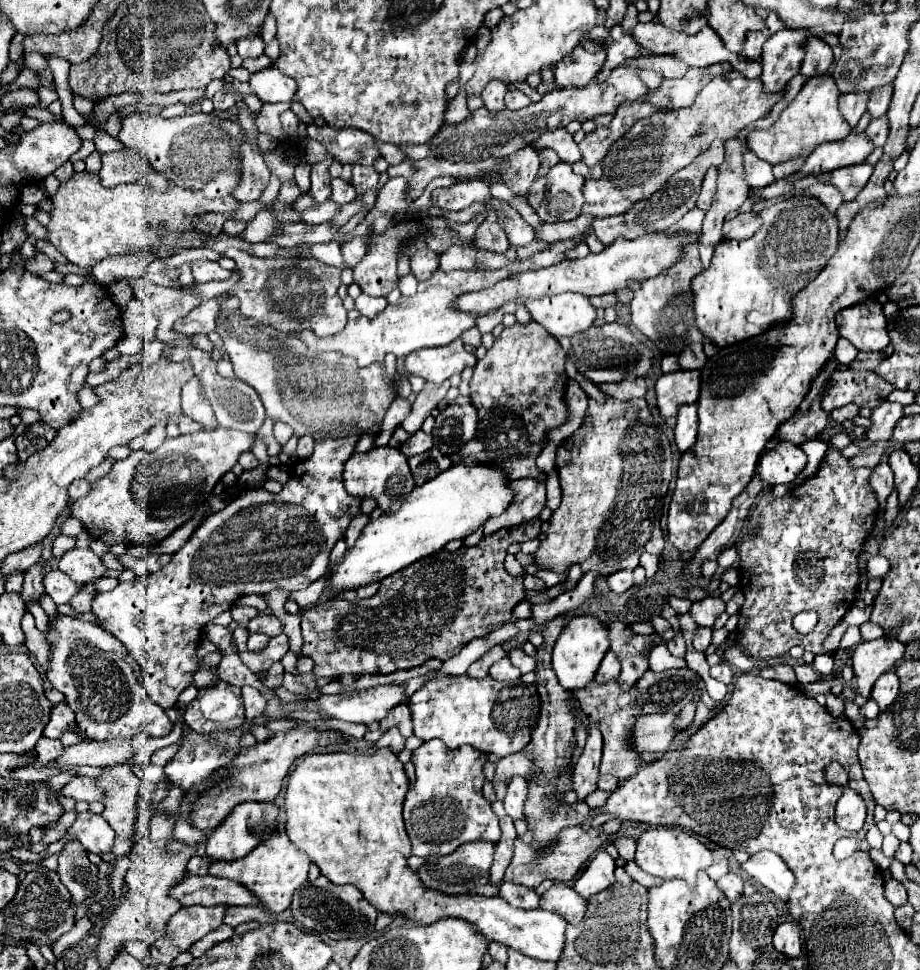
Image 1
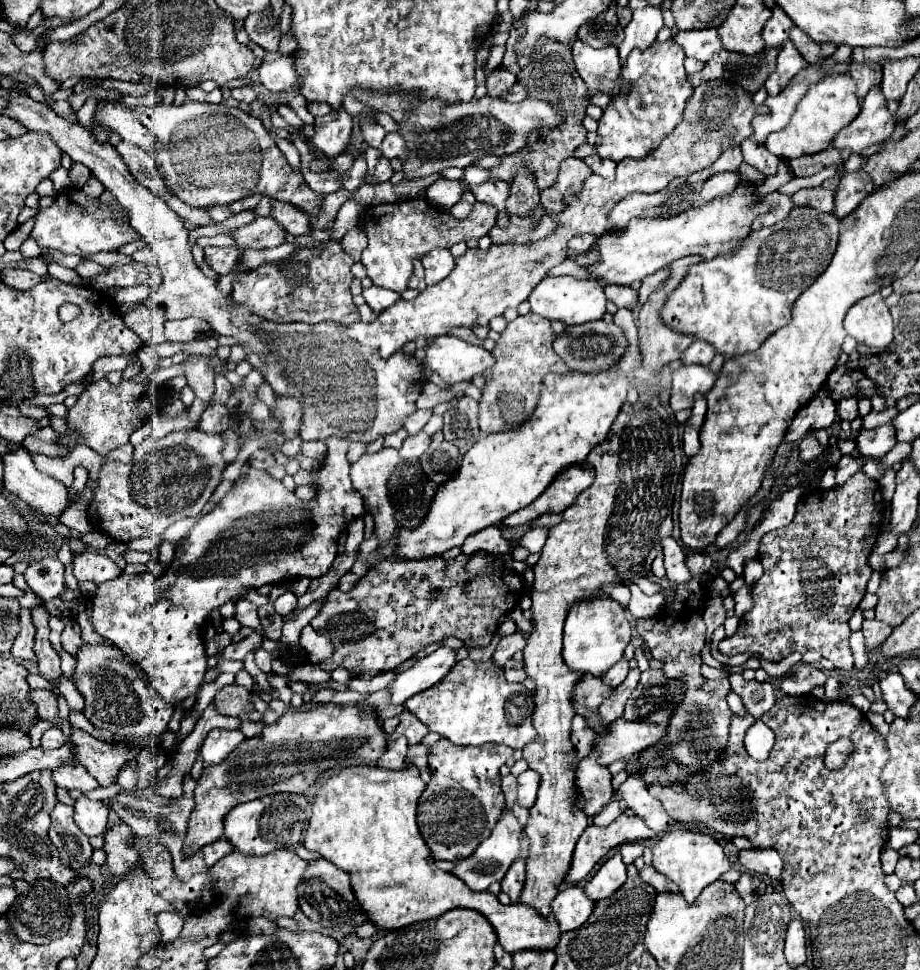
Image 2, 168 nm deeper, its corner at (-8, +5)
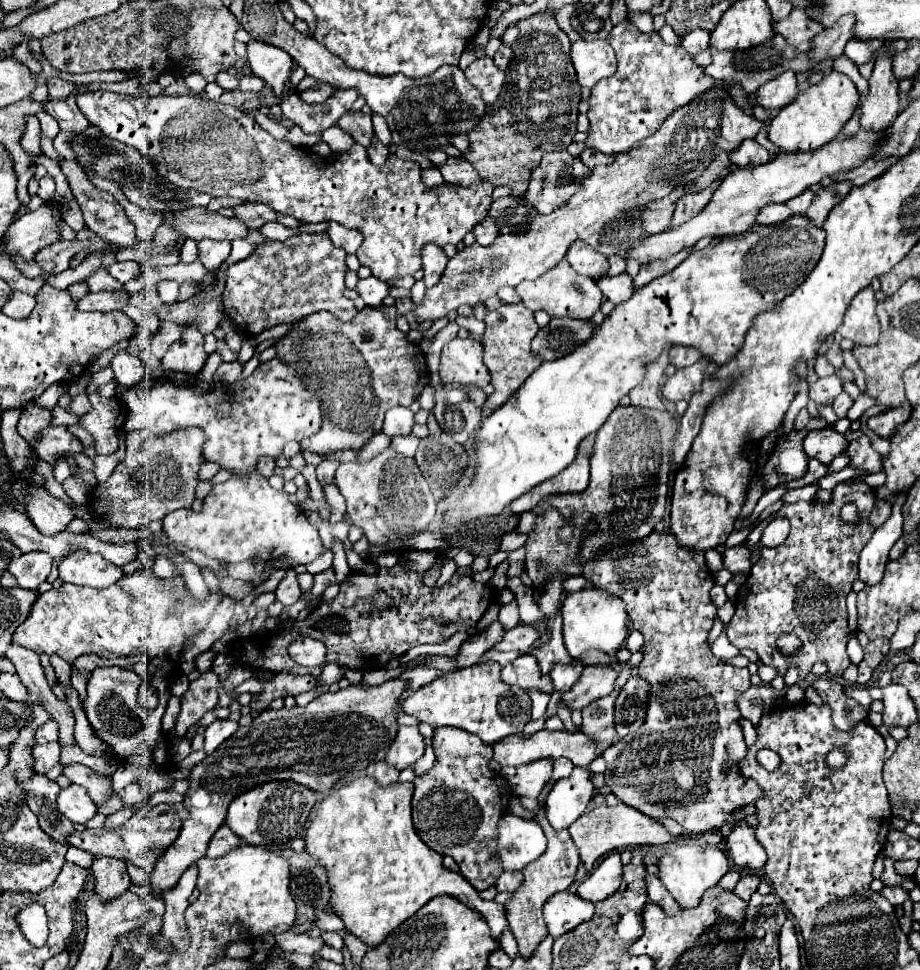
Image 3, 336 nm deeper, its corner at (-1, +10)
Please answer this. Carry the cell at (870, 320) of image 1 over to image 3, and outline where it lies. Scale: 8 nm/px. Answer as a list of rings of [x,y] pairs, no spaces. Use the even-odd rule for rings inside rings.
[[[870,286],[854,296],[838,332],[860,346],[874,346],[878,342],[880,322],[876,316],[874,290]]]

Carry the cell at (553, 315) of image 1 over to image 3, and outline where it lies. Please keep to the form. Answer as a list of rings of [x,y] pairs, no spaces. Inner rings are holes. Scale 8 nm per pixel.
[[[560,260],[554,268],[550,268],[546,274],[542,274],[538,280],[522,282],[520,286],[516,286],[516,292],[520,294],[522,304],[528,306],[532,312],[546,310],[552,318],[568,316],[568,318],[588,318],[590,320],[602,304],[602,292],[598,288],[596,280],[576,274],[572,270],[572,266],[568,266],[566,260]]]

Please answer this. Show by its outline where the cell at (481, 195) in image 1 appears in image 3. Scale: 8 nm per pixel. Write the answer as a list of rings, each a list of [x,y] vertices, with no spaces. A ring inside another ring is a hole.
[[[436,168],[422,170],[422,182],[424,182],[428,188],[436,188],[436,186],[440,186],[440,184],[442,184],[440,170],[436,170]]]

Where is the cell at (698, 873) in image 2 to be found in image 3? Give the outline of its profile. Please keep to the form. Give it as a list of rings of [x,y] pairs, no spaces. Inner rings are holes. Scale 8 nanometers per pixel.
[[[676,844],[670,848],[658,862],[658,878],[670,890],[680,908],[698,906],[704,890],[716,886],[720,878],[728,872],[728,858],[716,846],[700,846],[700,844]]]

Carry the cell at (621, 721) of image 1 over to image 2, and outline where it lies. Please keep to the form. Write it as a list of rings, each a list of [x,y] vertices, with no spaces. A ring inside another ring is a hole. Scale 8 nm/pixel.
[[[583,675],[575,685],[575,711],[585,719],[599,721],[597,707],[611,695],[611,689],[595,675]]]

